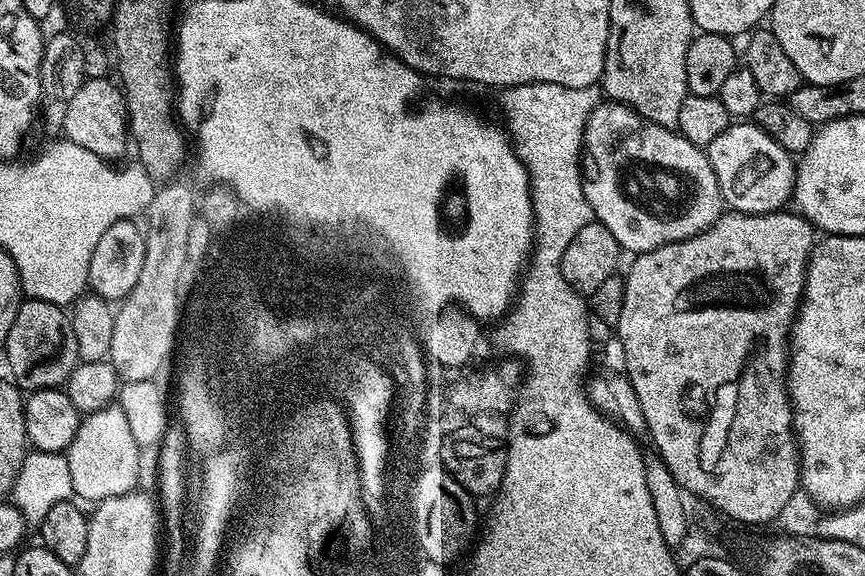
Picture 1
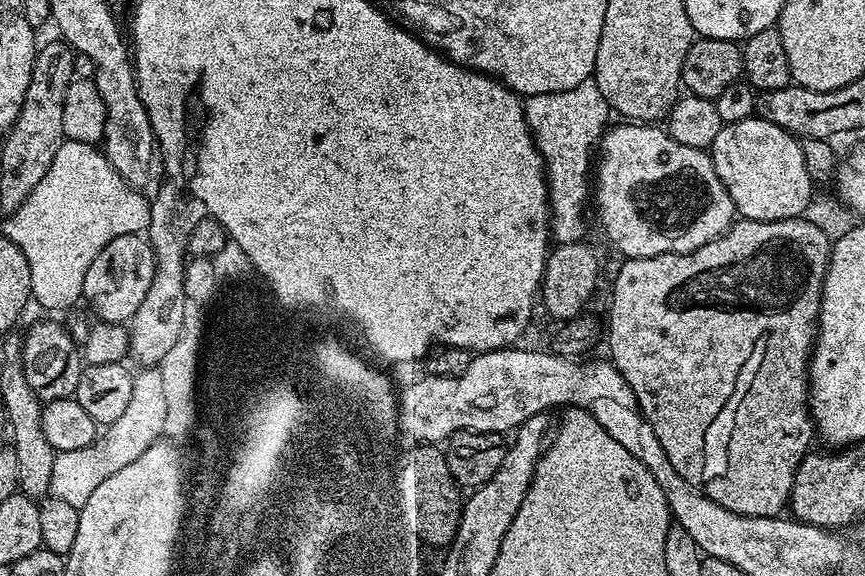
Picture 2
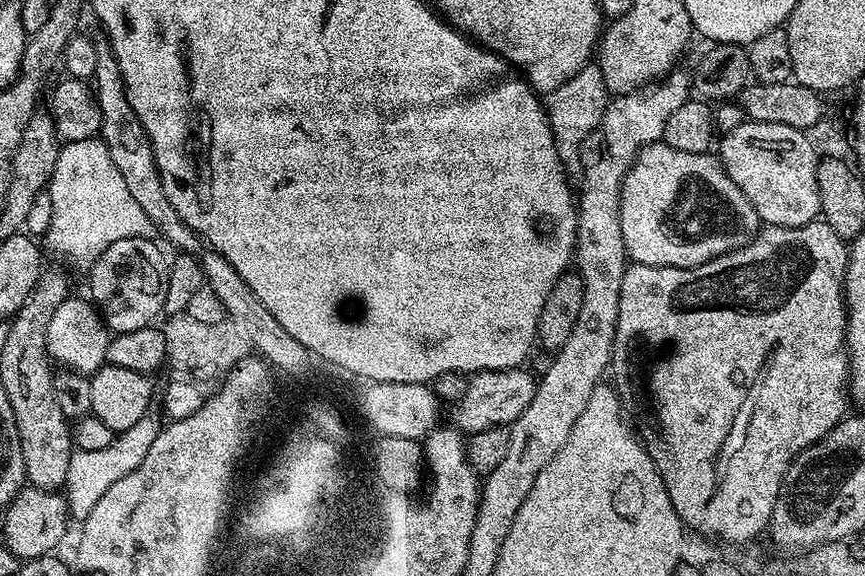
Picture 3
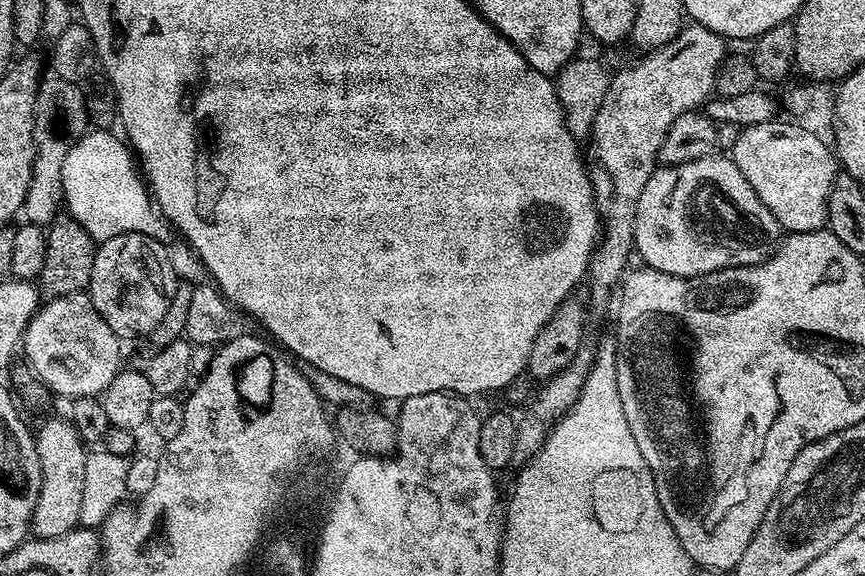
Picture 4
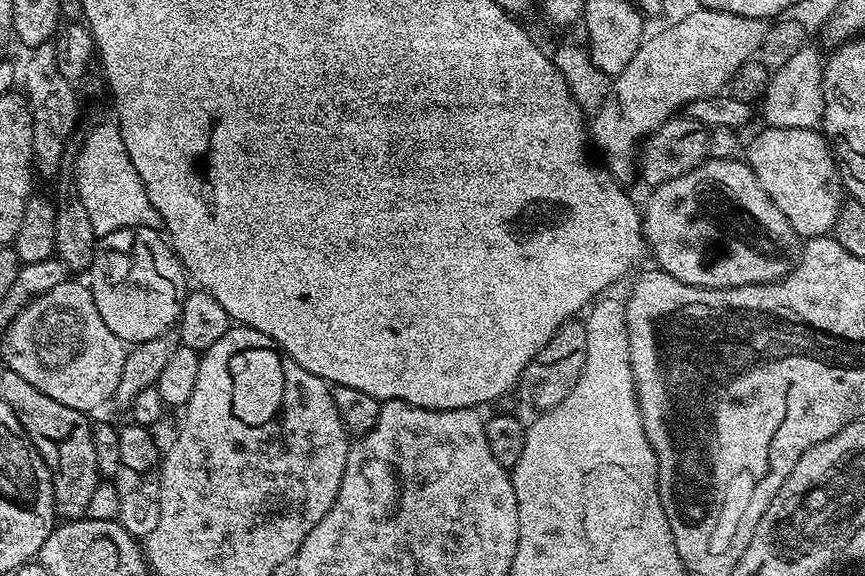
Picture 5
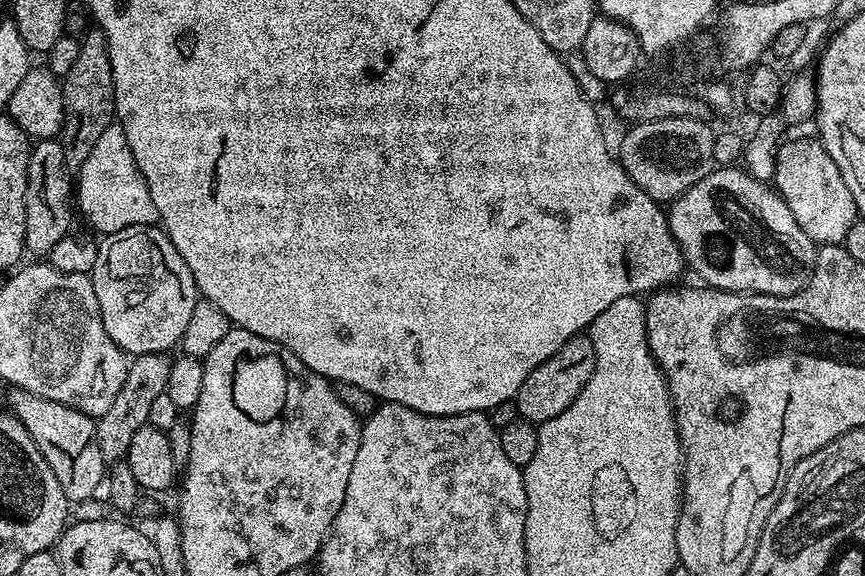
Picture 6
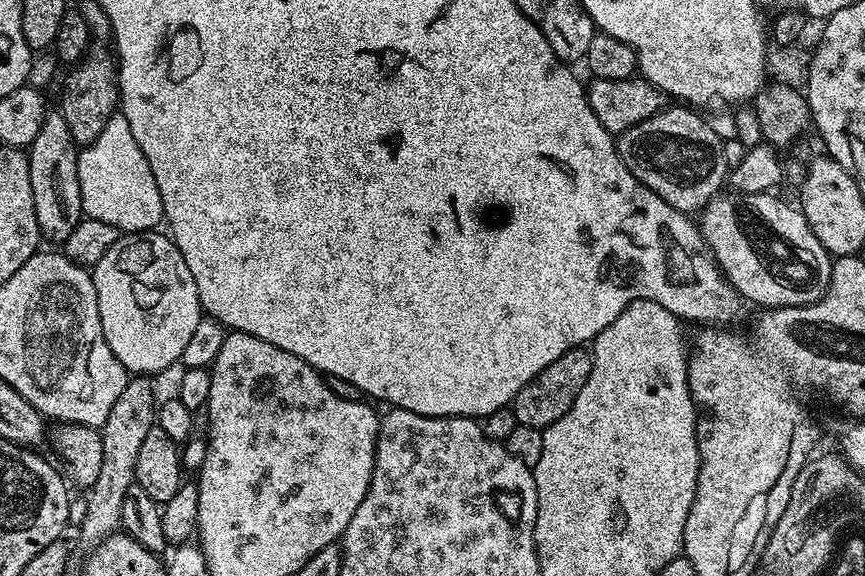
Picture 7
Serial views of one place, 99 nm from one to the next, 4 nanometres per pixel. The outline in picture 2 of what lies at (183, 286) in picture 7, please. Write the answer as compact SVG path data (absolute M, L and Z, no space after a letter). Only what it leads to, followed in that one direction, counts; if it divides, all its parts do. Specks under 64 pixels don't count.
M126 234L122 238L114 238L110 246L90 262L90 270L86 270L83 299L97 312L99 319L106 324L127 325L133 314L142 306L142 298L146 298L146 290L154 282L156 273L156 255L152 245L140 234Z

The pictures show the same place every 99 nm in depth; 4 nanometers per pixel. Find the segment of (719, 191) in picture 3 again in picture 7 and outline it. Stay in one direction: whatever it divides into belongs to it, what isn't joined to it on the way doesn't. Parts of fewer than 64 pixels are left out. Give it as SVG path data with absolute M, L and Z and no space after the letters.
M769 192L717 194L702 208L698 216L700 233L706 238L718 266L724 272L729 284L740 293L745 301L761 304L761 309L780 307L806 307L815 304L828 291L832 277L833 257L818 242L814 230L806 222L799 207L779 200L776 194Z

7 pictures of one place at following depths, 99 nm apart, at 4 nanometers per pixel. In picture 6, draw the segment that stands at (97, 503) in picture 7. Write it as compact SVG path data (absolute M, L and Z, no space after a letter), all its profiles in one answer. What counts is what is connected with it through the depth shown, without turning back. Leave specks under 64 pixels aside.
M163 352L136 356L129 361L125 382L122 382L122 387L114 396L106 414L96 420L98 450L102 450L104 461L120 462L127 457L134 434L148 423L151 403L159 394L167 391L171 361L171 357Z

